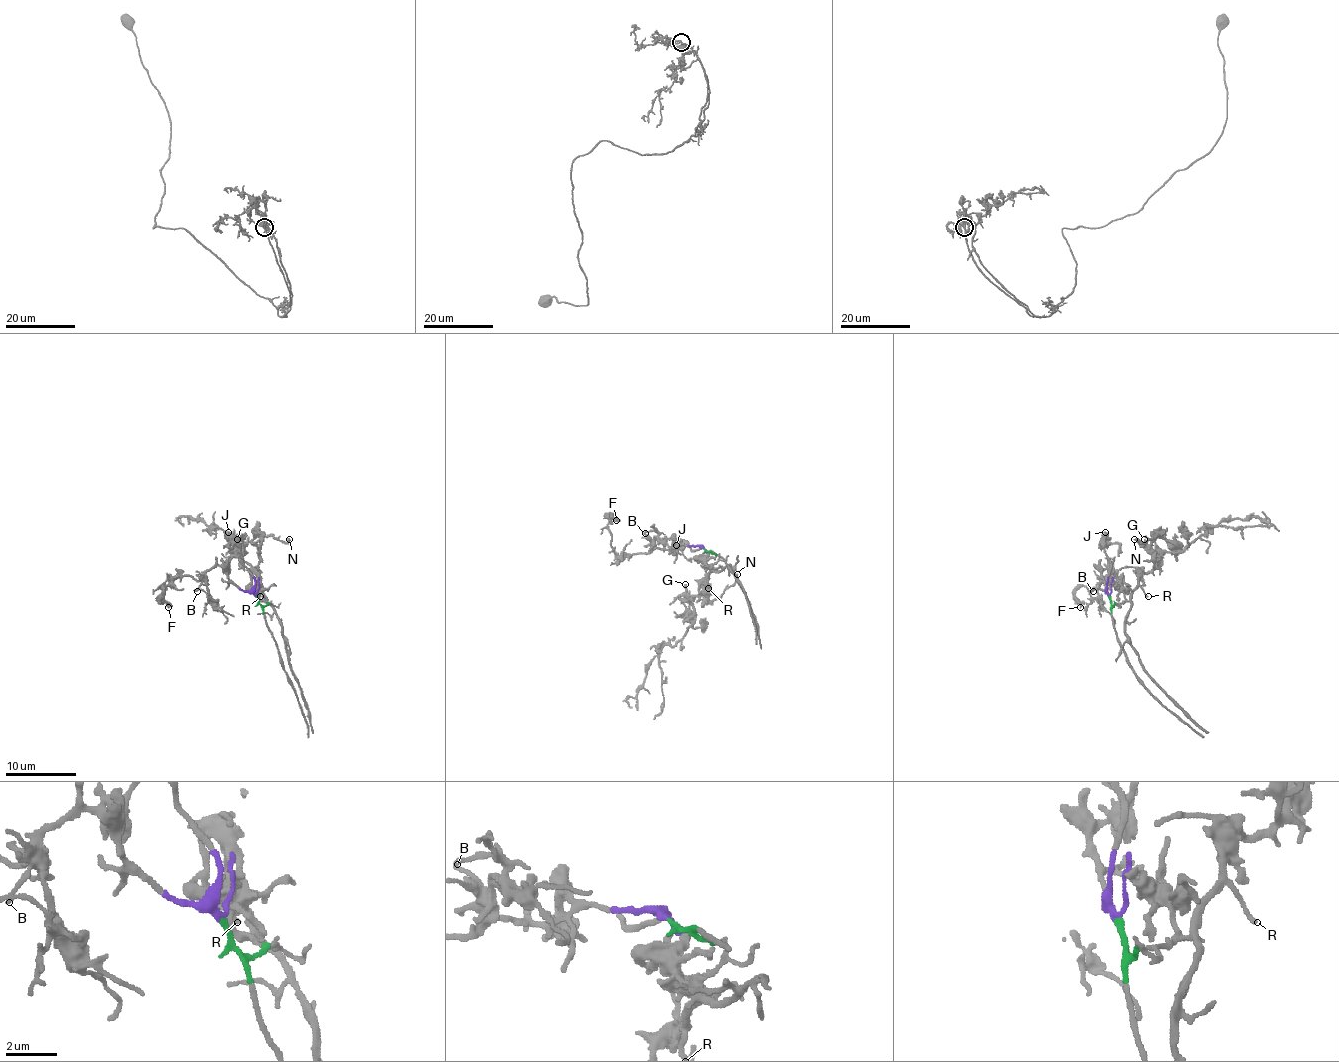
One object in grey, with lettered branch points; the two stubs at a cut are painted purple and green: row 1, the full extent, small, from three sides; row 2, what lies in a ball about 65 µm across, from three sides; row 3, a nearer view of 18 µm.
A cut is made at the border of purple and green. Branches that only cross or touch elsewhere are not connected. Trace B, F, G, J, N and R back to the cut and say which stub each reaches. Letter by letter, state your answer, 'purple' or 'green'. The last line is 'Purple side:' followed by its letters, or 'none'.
B: purple
F: purple
G: green
J: purple
N: green
R: green
Purple side: B, F, J

